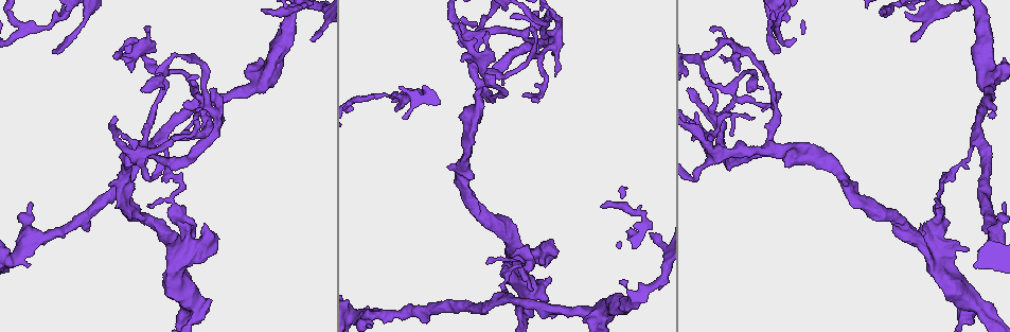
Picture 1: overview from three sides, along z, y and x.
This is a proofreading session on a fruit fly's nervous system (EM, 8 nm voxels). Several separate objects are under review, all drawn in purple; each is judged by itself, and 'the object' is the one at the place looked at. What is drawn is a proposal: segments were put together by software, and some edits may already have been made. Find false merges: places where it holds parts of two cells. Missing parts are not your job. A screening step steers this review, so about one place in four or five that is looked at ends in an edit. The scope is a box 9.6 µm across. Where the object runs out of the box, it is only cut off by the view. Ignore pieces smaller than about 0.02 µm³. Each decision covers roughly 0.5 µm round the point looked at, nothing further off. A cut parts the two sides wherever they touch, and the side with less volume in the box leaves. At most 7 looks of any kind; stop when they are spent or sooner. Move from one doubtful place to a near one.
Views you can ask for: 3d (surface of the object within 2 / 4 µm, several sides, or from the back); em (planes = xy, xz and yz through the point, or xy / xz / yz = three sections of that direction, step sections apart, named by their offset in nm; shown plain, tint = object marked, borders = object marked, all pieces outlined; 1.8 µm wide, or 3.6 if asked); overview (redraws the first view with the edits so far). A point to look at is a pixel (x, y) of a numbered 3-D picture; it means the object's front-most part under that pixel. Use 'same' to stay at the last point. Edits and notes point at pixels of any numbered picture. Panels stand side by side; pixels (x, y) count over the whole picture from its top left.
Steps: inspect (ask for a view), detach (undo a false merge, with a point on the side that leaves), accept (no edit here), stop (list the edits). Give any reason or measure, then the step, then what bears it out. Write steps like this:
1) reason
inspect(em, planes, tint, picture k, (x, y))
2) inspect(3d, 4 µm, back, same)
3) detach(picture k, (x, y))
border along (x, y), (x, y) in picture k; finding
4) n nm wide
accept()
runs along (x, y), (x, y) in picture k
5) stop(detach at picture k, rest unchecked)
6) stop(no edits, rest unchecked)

arms run side by side
inspect(em, planes, plain, picture 1, (220, 121))

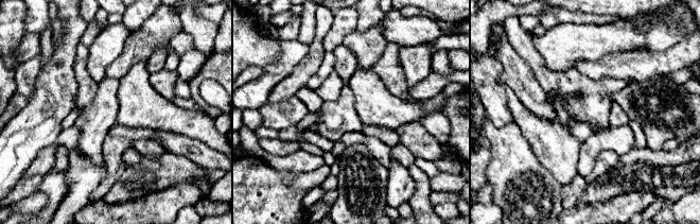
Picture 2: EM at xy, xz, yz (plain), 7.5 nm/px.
inspect(em, planes, tint, same)

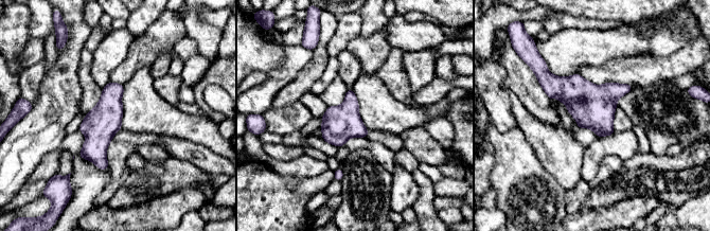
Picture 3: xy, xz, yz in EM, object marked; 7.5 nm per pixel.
260 nm wide
accept()
one cell here

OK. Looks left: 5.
sudden change in width
inspect(em, planes, tint, picture 1, (89, 15))

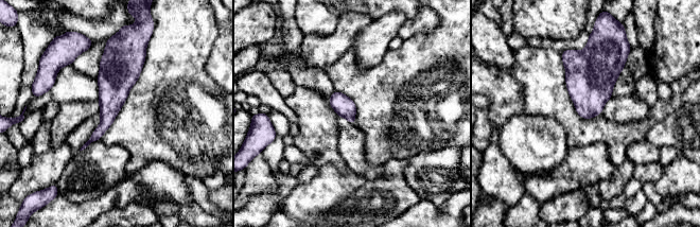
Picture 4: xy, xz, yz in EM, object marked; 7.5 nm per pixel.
accept()
one cell here

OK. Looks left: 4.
narrows sharply
inspect(em, planes, tint, picture 1, (933, 255))

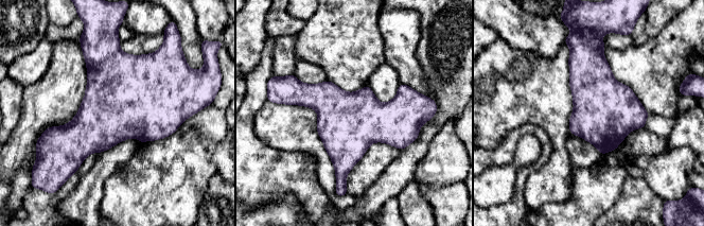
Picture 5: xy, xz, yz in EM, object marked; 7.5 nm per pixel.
accept()
all the same cell

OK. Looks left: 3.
stop(no edits, rest unchecked)

